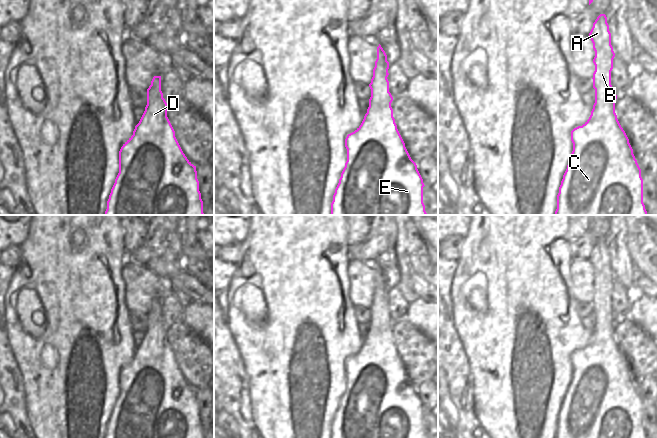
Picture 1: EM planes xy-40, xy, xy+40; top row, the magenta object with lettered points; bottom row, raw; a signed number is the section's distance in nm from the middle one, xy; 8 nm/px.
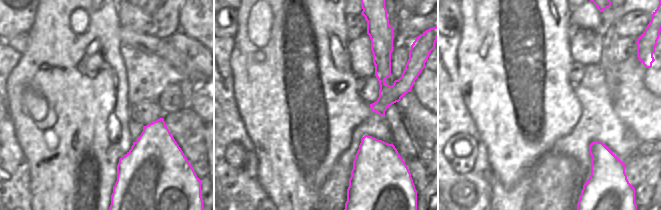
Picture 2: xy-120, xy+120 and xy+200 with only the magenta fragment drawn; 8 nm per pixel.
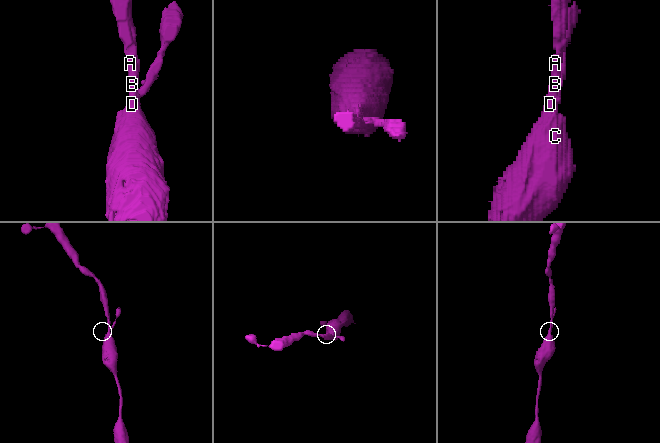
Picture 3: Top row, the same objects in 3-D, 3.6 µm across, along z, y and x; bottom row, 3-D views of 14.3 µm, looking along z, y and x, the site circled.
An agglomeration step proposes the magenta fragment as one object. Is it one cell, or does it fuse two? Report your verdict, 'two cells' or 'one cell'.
one cell

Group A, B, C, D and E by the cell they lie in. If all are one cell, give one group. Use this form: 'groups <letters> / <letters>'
groups A B C D E

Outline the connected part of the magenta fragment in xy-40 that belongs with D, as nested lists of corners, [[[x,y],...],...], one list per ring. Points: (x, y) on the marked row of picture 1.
[[[154,76],[147,89],[147,105],[133,135],[119,151],[119,173],[107,201],[105,215],[204,215],[196,166],[183,153],[167,117],[161,76]]]

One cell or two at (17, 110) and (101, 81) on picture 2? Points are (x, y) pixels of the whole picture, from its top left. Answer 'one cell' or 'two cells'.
one cell

